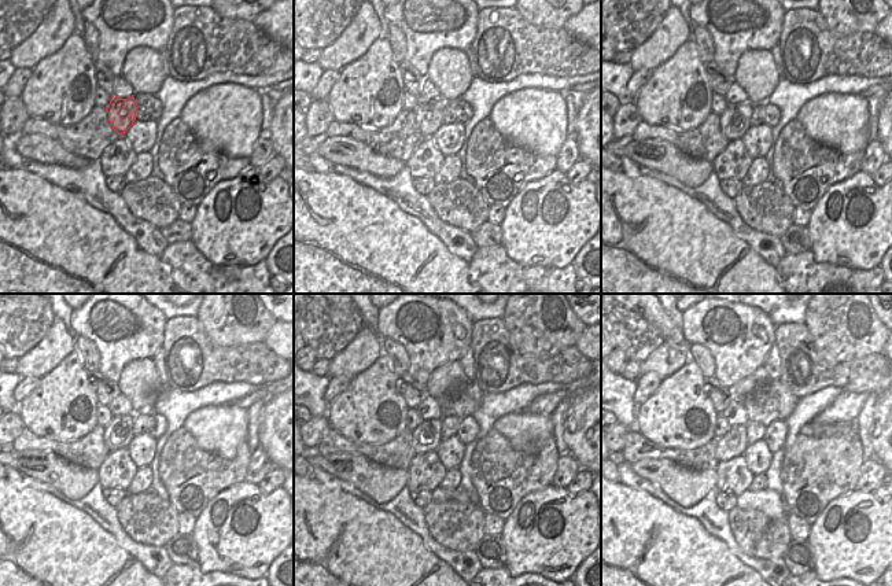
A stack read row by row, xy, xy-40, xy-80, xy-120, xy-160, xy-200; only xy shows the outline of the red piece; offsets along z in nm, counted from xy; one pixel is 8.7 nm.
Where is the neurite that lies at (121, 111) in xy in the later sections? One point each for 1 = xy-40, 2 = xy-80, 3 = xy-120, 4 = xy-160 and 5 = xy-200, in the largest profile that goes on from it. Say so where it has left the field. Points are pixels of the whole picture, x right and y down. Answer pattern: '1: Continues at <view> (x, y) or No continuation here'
1: Continues at xy-40 (428, 115)
2: Continues at xy-80 (736, 120)
3: Continues at xy-120 (118, 434)
4: Continues at xy-160 (426, 438)
5: Continues at xy-200 (733, 443)

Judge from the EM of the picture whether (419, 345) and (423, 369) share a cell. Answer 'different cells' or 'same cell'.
same cell

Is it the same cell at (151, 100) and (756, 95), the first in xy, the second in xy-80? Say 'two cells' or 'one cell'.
two cells

